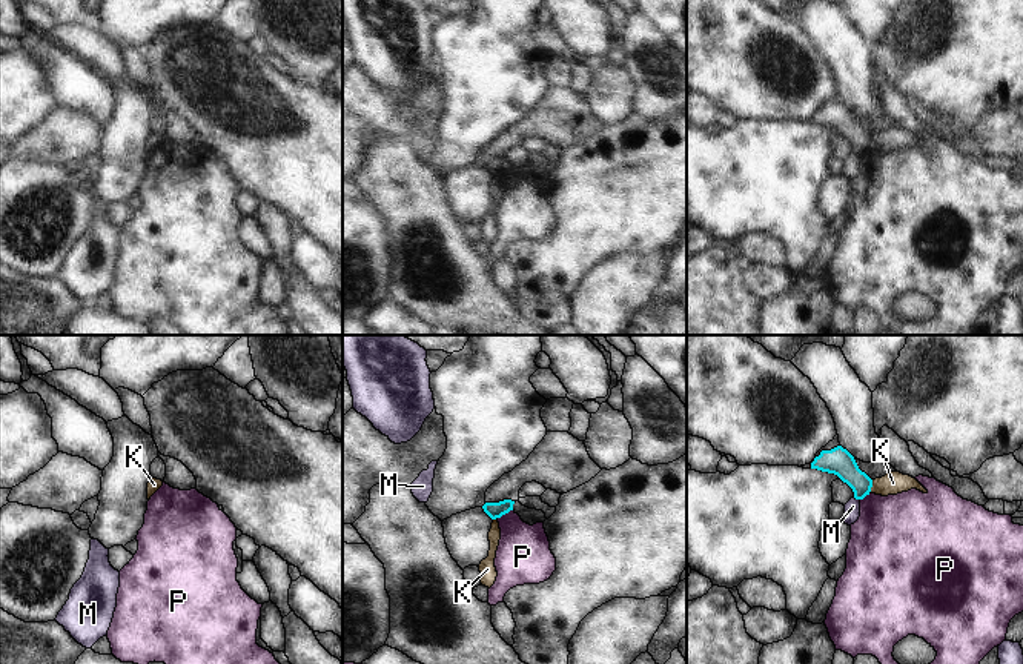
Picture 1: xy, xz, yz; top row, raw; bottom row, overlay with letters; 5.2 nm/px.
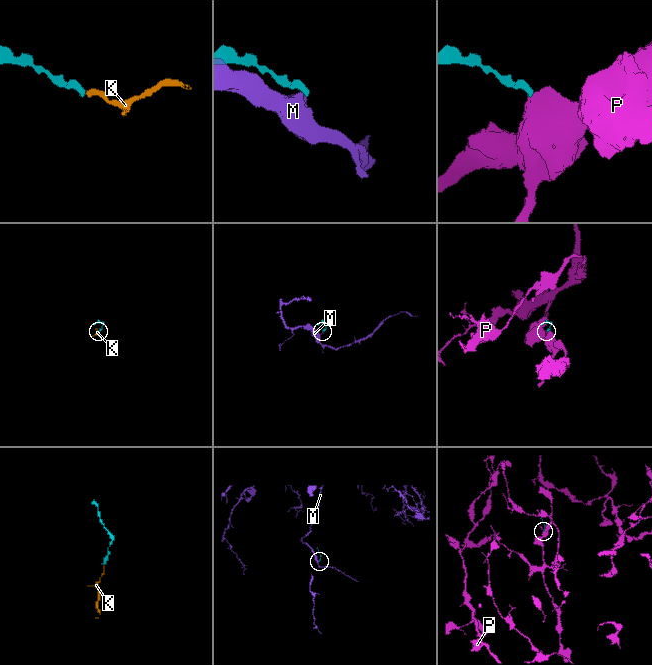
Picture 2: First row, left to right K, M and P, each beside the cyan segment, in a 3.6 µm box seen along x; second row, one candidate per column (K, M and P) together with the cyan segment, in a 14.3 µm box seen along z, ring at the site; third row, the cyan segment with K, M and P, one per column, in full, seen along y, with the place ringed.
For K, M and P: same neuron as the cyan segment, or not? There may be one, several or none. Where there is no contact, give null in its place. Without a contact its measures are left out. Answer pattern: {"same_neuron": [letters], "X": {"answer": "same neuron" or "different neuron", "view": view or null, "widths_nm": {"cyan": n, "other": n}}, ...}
{"same_neuron": [], "K": {"answer": "different neuron", "view": "yz", "widths_nm": {"cyan": 140, "other": 120}}, "M": {"answer": "different neuron", "view": "yz", "widths_nm": {"cyan": 140, "other": 80}}, "P": {"answer": "different neuron", "view": "xz", "widths_nm": {"cyan": 80, "other": 280}}}

